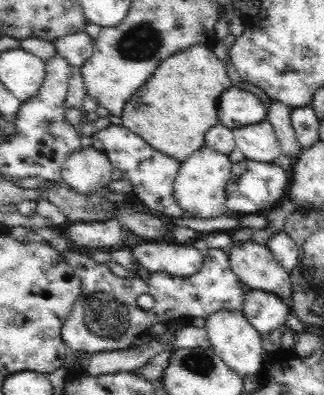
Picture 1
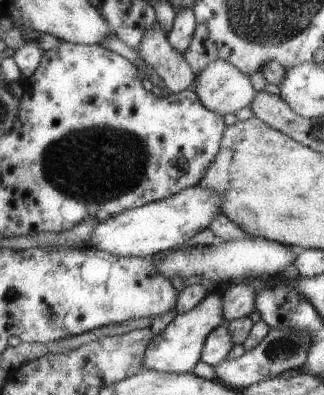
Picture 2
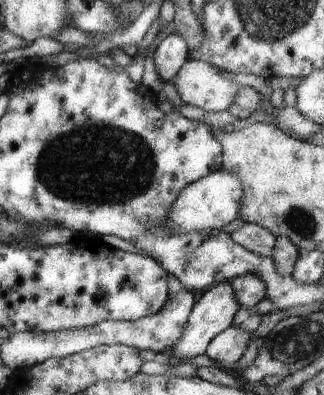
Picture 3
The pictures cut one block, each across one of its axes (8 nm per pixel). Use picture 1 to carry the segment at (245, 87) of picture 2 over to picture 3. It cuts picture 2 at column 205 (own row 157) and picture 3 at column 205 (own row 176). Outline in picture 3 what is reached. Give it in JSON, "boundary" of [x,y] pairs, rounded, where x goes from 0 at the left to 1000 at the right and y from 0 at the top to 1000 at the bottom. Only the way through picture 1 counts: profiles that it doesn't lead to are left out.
{"boundary":[[[596,147],[559,162],[528,213],[546,223],[565,263],[608,268],[633,284],[713,278],[719,248],[744,223],[719,203],[682,197],[664,167]]]}

